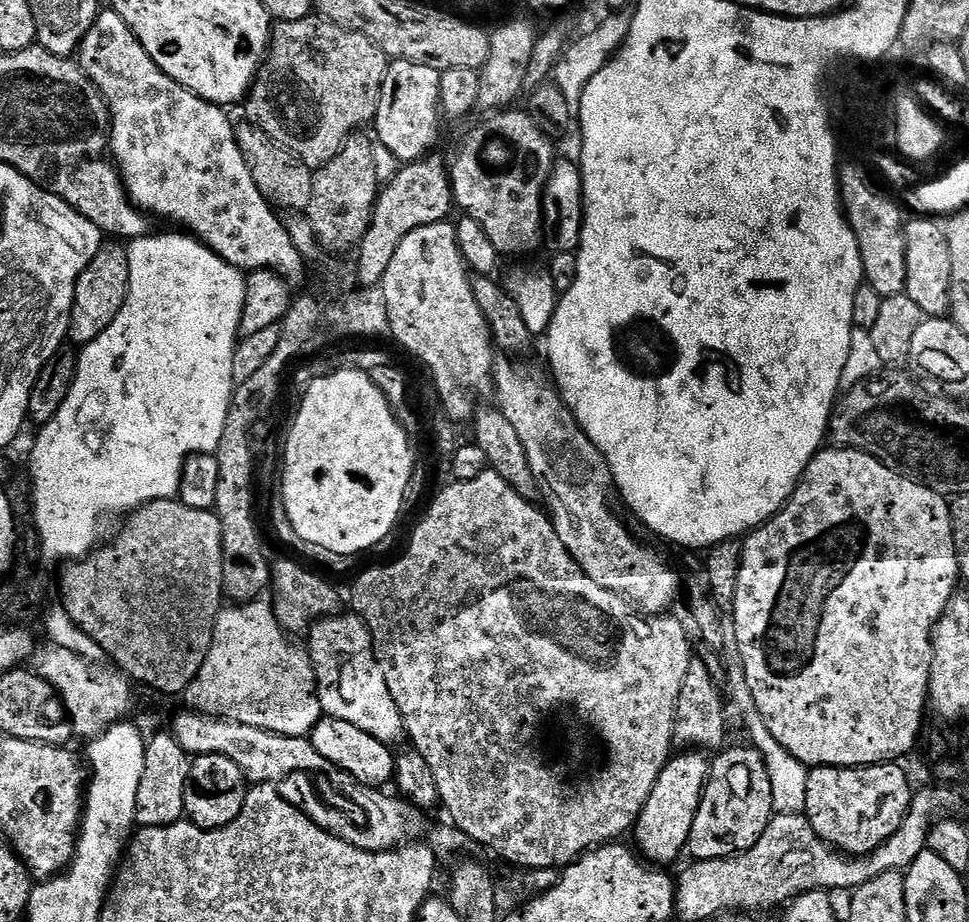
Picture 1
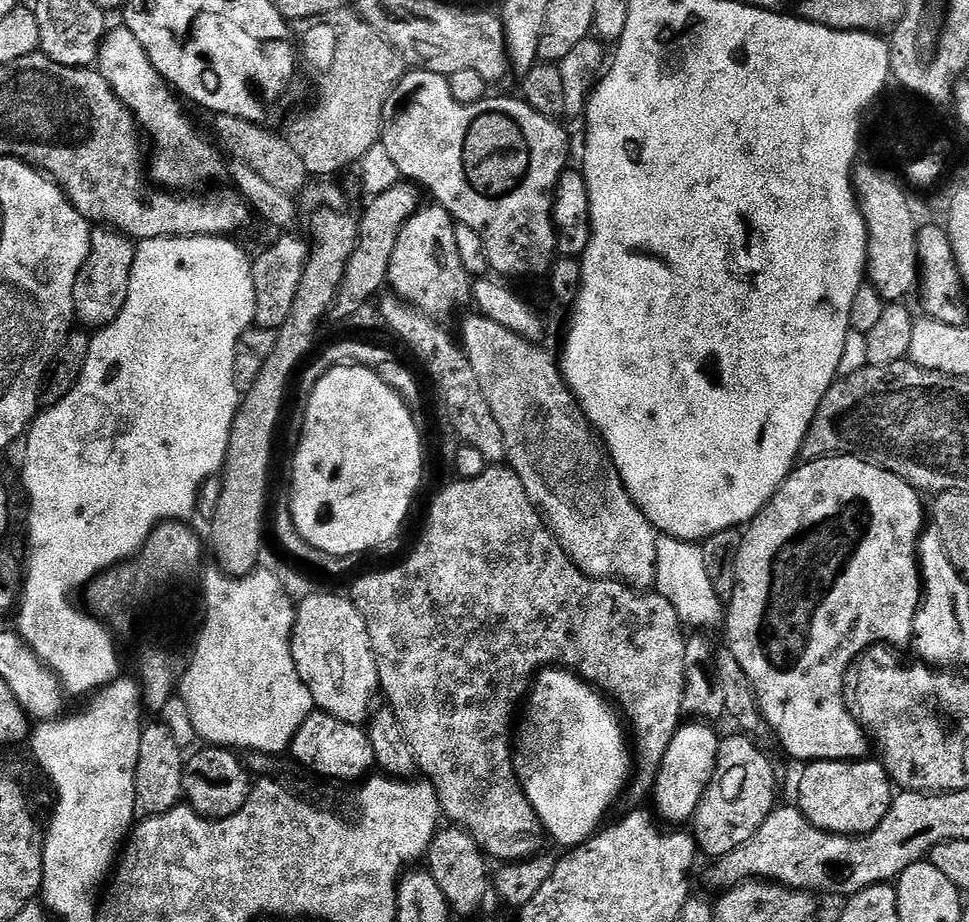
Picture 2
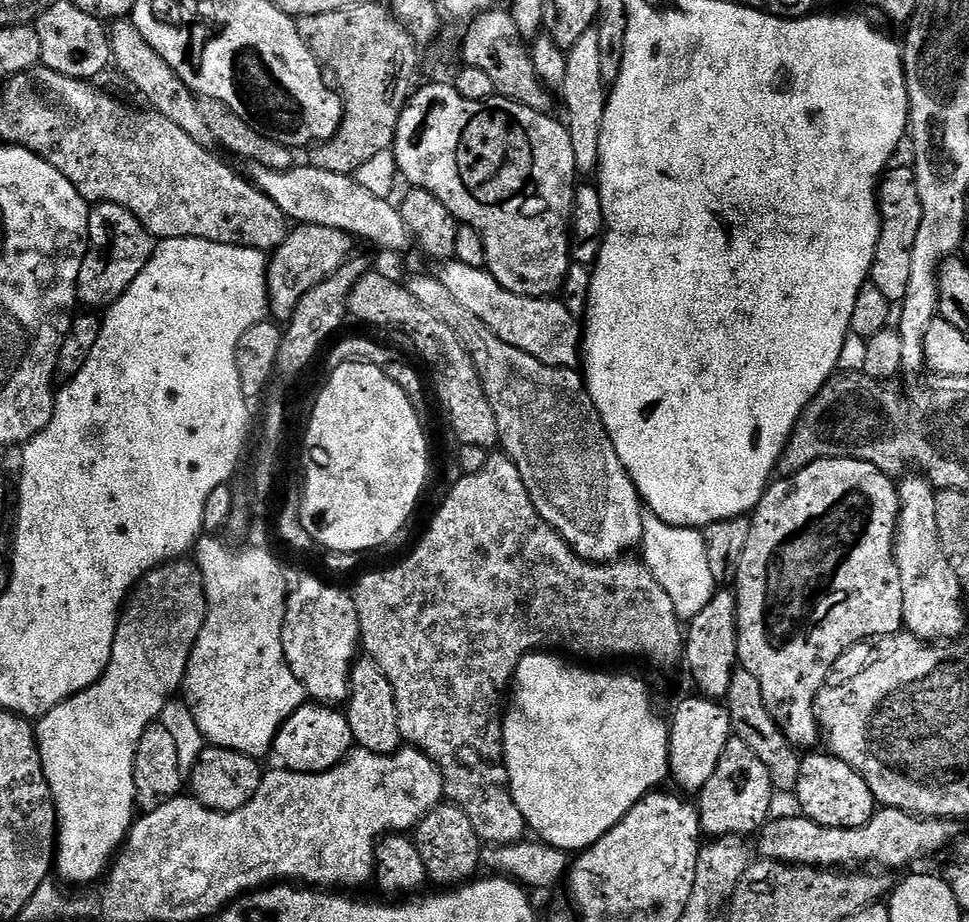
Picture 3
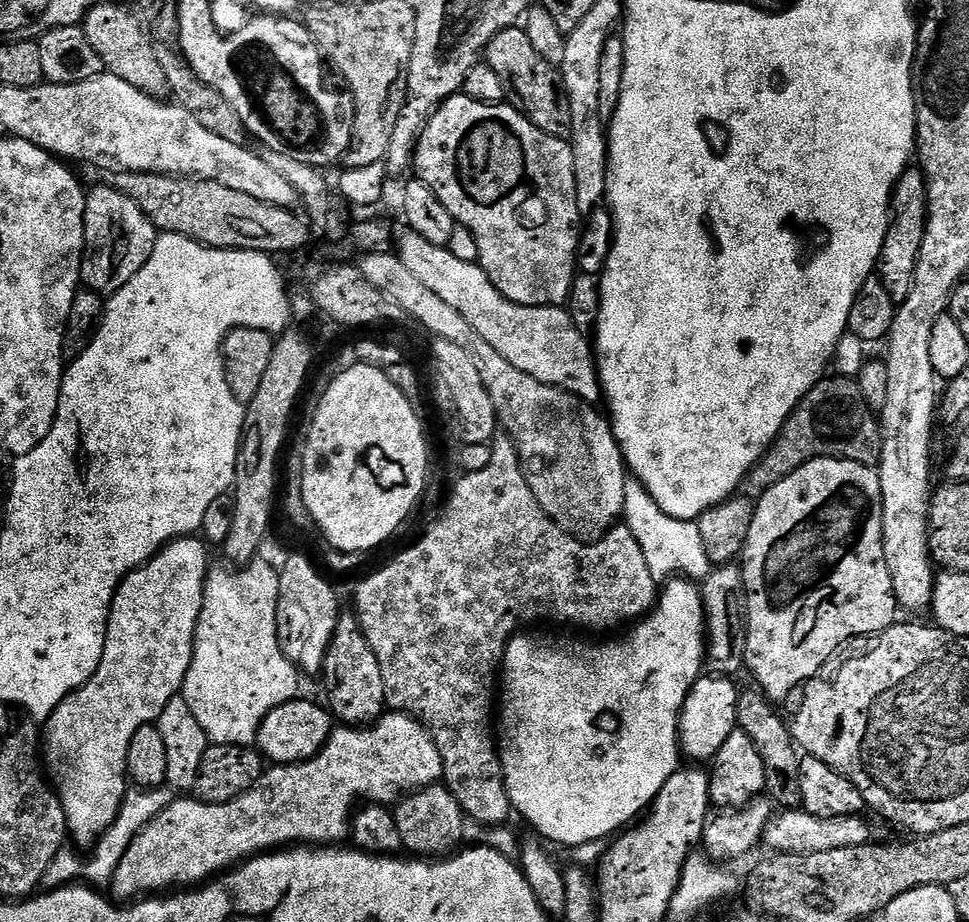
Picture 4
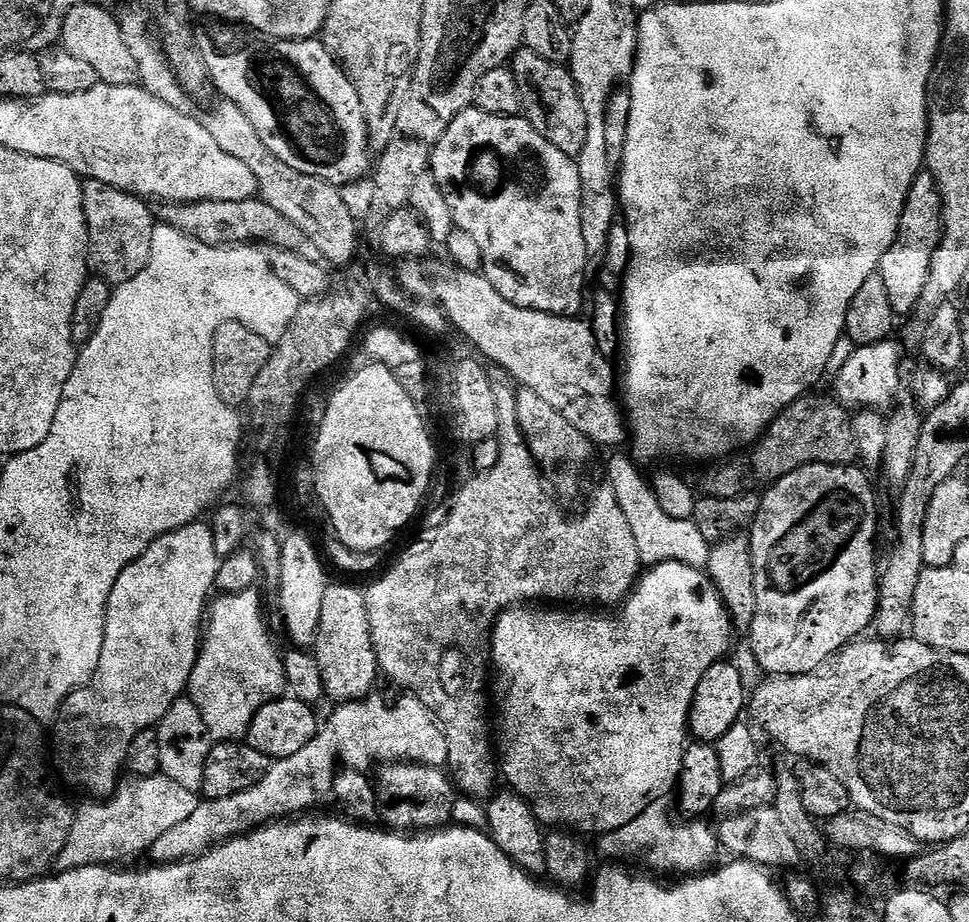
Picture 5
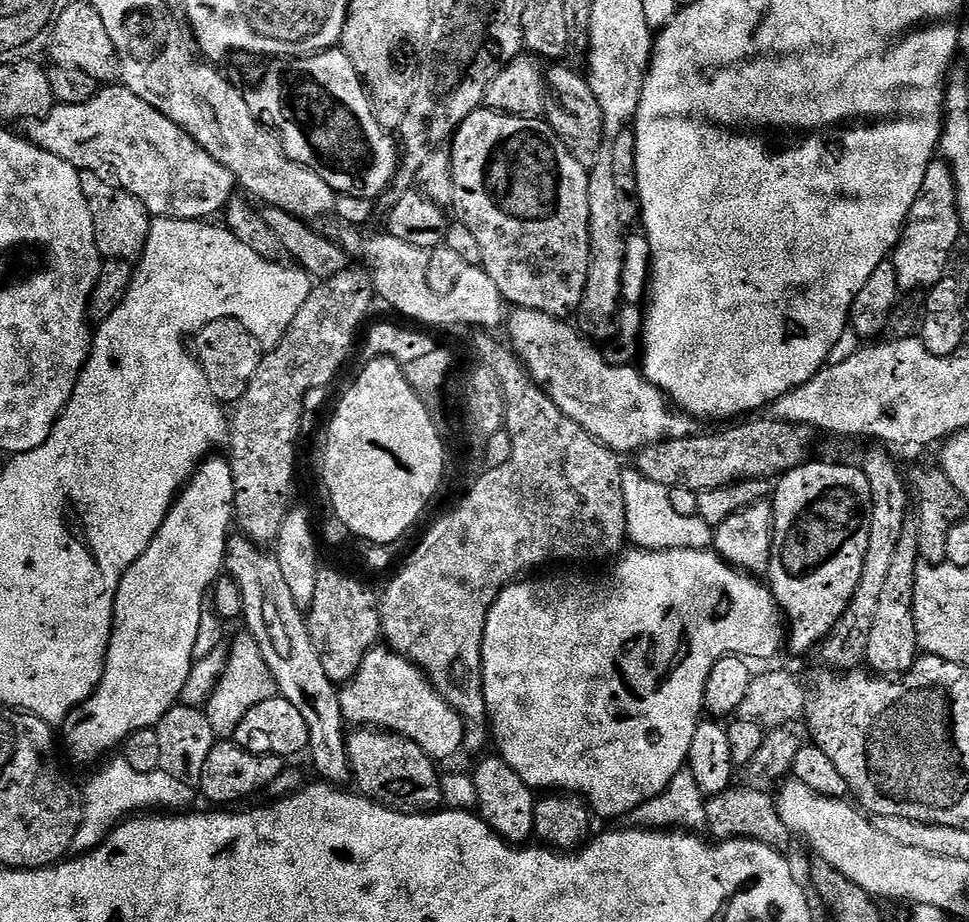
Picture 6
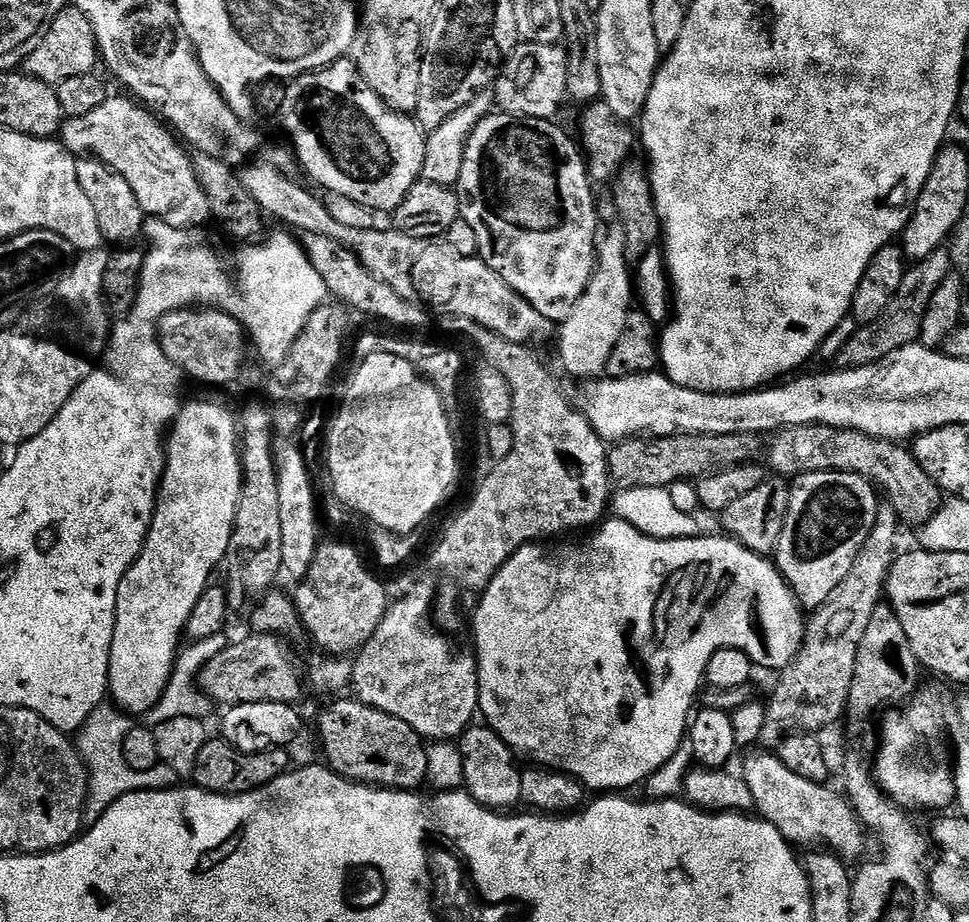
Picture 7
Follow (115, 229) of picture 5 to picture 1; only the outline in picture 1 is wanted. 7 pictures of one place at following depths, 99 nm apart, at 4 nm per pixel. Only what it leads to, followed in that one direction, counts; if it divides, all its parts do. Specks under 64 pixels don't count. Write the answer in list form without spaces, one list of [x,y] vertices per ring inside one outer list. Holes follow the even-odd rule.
[[[120,242],[101,243],[98,254],[82,270],[74,290],[74,306],[68,323],[68,340],[73,345],[83,346],[94,342],[98,334],[106,331],[106,326],[118,318],[118,310],[126,302],[126,294],[130,290],[130,258],[128,249]]]

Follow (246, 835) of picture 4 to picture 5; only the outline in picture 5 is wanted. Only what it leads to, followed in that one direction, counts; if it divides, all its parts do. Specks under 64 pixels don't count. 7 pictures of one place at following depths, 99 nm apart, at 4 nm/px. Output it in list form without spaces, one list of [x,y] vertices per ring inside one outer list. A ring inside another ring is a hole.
[[[373,694],[364,700],[351,700],[348,704],[333,707],[332,717],[325,724],[323,721],[315,738],[302,746],[298,754],[275,761],[262,782],[250,786],[250,790],[242,790],[242,794],[230,794],[230,798],[201,799],[198,810],[194,810],[190,818],[173,826],[158,838],[158,842],[154,842],[151,859],[158,864],[191,860],[233,836],[242,836],[266,824],[300,818],[323,809],[320,807],[333,799],[332,787],[339,764],[365,774],[371,773],[372,767],[405,762],[444,768],[448,762],[444,728],[416,696],[404,694],[401,697],[391,704],[379,694]]]

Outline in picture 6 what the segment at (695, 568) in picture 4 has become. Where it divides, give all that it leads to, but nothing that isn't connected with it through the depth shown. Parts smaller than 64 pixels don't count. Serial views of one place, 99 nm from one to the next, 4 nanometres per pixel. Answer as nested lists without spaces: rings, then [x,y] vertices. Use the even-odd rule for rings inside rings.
[[[638,470],[622,471],[622,498],[626,502],[628,540],[645,552],[658,550],[708,550],[712,546],[713,525],[702,522],[695,514],[687,516],[674,510],[672,493],[658,482],[650,482]]]

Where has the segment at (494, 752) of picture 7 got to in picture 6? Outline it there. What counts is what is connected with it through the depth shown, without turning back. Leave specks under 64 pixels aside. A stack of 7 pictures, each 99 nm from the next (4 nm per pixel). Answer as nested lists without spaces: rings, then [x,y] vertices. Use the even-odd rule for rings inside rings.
[[[491,755],[480,758],[485,760],[478,761],[476,769],[471,769],[470,772],[478,796],[475,811],[481,820],[485,820],[509,844],[527,845],[534,836],[534,806],[538,799],[537,793],[528,788],[526,782],[522,782],[522,778],[514,774],[514,770],[510,770],[510,766],[500,755]]]

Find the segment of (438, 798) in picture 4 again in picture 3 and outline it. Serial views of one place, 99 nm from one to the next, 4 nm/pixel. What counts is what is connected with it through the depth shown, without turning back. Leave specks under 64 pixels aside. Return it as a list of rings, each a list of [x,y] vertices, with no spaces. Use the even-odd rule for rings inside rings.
[[[441,802],[434,810],[427,812],[414,829],[414,839],[433,885],[459,886],[471,881],[479,873],[476,871],[481,871],[480,835],[474,830],[474,822],[470,822],[467,814],[451,802]]]

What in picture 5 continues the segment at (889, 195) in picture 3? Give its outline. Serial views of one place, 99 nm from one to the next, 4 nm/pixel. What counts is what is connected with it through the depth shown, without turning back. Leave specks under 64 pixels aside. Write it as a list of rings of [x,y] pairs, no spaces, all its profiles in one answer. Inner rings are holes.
[[[921,170],[914,178],[914,186],[910,186],[910,194],[906,198],[906,206],[902,210],[902,218],[898,226],[898,234],[894,238],[894,242],[890,246],[890,250],[886,250],[886,254],[882,254],[882,262],[880,263],[880,271],[878,275],[886,282],[886,290],[890,293],[890,306],[896,311],[897,317],[911,317],[913,313],[919,309],[920,299],[922,298],[922,290],[926,290],[926,280],[930,278],[930,264],[934,262],[934,252],[938,250],[940,239],[944,237],[944,203],[942,202],[942,194],[938,190],[938,182],[934,178],[934,174],[927,170]]]

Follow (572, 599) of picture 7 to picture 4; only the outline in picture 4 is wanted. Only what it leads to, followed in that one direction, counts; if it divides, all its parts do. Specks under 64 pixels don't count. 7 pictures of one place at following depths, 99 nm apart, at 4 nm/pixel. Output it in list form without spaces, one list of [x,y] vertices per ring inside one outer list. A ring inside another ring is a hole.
[[[687,578],[669,579],[659,593],[654,611],[628,631],[623,633],[625,636],[621,640],[608,638],[605,639],[608,640],[605,644],[583,644],[580,640],[551,640],[548,636],[524,636],[525,634],[513,636],[508,644],[502,665],[502,691],[498,696],[498,751],[513,809],[518,816],[520,812],[522,819],[529,820],[536,827],[537,834],[545,836],[540,837],[545,841],[553,840],[559,846],[575,846],[615,837],[621,830],[627,829],[641,813],[652,807],[662,786],[666,786],[668,779],[678,771],[681,763],[679,760],[682,760],[680,711],[684,709],[686,698],[700,679],[706,664],[706,623],[701,589]]]

